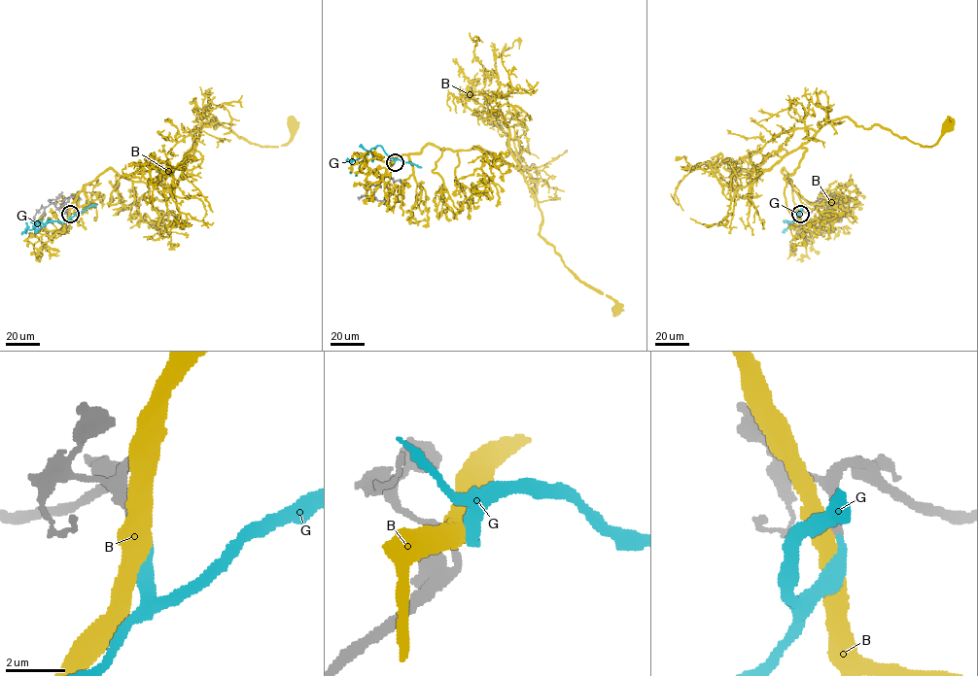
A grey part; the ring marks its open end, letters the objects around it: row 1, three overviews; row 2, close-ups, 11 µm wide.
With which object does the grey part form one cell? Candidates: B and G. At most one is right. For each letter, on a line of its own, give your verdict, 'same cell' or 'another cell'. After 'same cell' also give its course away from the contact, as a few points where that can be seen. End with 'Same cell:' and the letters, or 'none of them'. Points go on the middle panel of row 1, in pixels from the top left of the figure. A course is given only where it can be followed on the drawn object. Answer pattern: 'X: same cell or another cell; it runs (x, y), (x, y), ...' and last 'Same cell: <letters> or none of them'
B: another cell
G: same cell; it runs (394, 162), (377, 145), (351, 162), (350, 173)
Same cell: G

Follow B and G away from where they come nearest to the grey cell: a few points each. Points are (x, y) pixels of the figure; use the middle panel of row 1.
B: (394, 161), (432, 144), (479, 147), (518, 164), (541, 213), (540, 235), (581, 281), (617, 306)
G: (394, 162), (377, 145), (351, 162), (350, 173)

